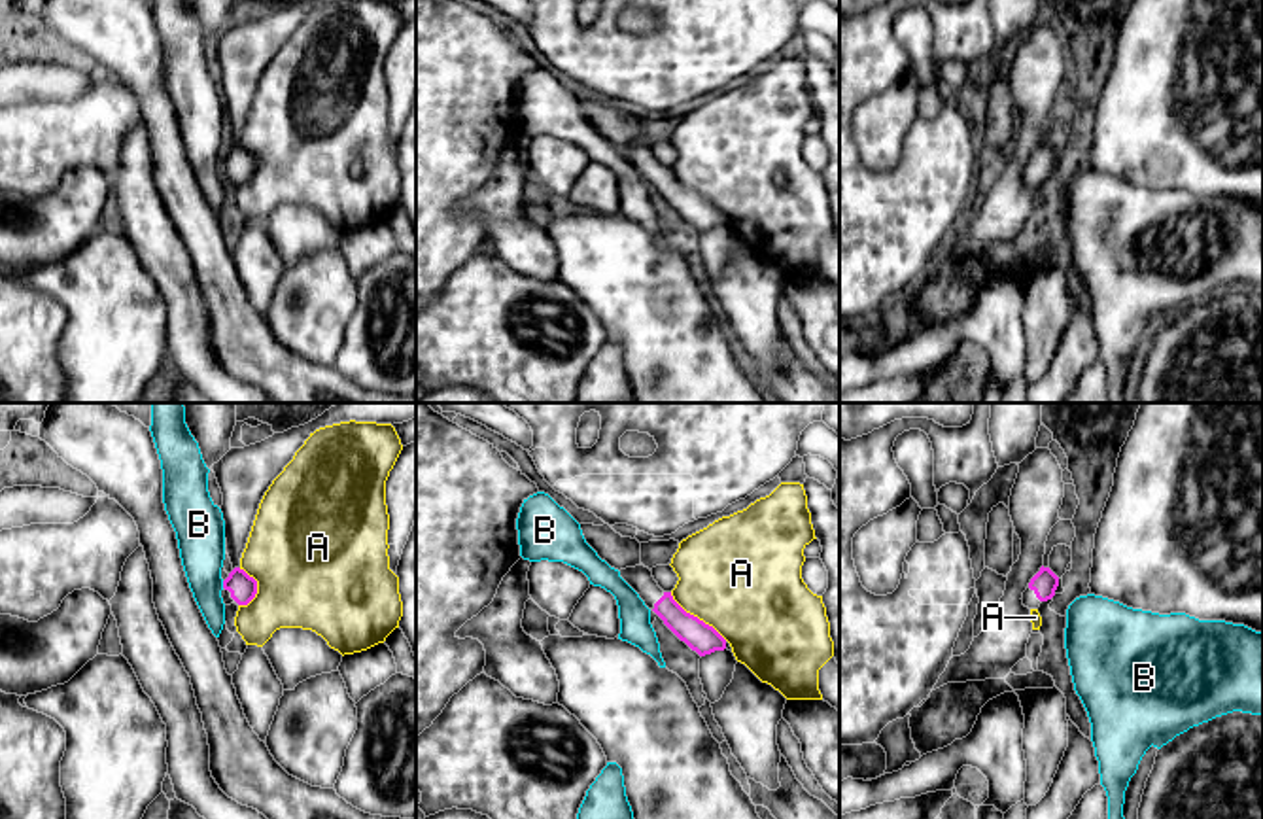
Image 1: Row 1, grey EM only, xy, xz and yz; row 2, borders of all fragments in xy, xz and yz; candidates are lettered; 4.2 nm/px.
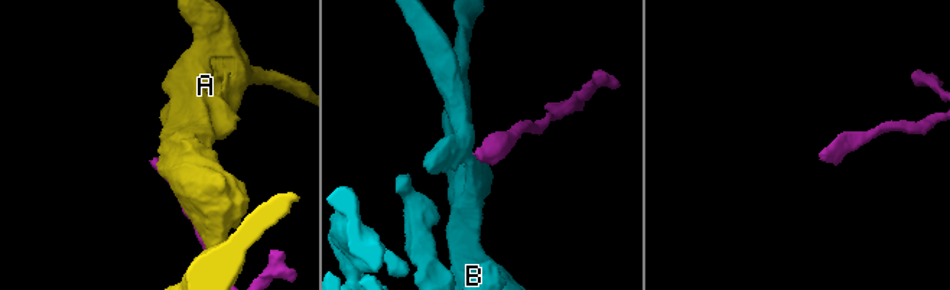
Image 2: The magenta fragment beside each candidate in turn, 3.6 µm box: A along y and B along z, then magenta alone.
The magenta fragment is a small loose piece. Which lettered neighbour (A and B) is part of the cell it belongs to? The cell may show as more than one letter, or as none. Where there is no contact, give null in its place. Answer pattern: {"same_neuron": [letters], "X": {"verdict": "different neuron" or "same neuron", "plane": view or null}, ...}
{"same_neuron": [], "A": {"verdict": "different neuron", "plane": "xz"}, "B": {"verdict": "different neuron", "plane": "xy"}}

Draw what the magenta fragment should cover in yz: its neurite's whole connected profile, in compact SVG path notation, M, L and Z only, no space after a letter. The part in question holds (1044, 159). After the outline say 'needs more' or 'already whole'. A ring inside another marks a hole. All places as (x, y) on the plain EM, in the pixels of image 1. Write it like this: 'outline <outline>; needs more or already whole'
outline M1042 142L1023 168L1023 182L1029 185L1038 185L1042 178L1047 178L1055 172L1057 163L1059 153L1049 144Z; needs more

